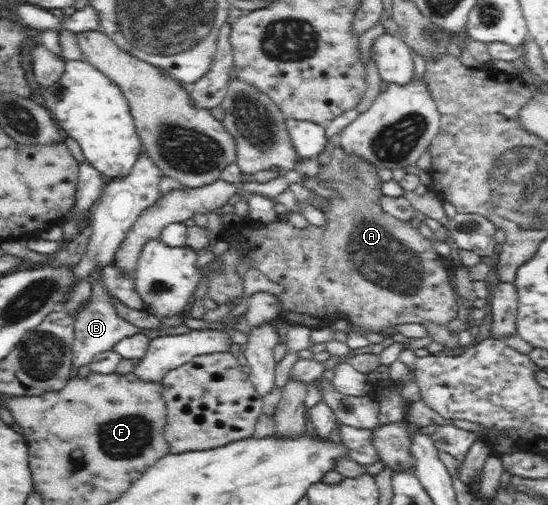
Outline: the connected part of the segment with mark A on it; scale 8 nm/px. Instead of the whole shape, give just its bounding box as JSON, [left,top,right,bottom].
[207,142,460,354]

